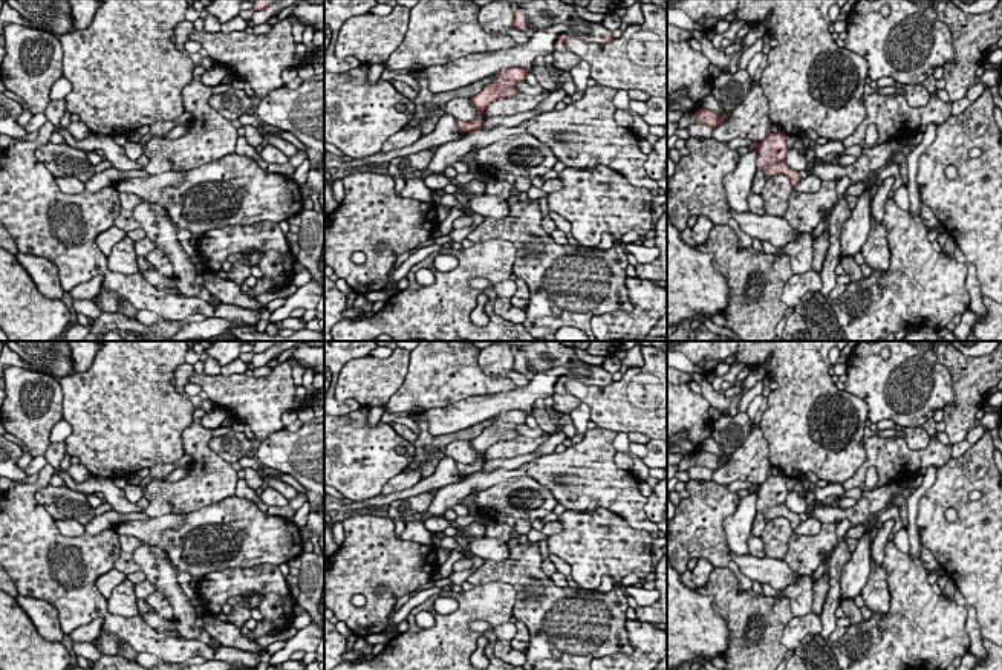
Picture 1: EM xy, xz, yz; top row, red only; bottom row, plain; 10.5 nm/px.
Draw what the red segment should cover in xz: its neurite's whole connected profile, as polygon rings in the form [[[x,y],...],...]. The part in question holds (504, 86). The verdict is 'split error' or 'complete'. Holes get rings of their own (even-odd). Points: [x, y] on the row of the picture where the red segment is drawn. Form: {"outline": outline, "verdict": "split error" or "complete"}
{"outline": [[[511,67],[497,72],[494,80],[486,84],[477,95],[471,96],[471,102],[479,112],[473,121],[456,119],[457,127],[468,133],[482,128],[483,119],[480,116],[485,109],[499,98],[509,98],[520,93],[516,87],[517,83],[526,81],[528,70],[523,67]]], "verdict": "complete"}

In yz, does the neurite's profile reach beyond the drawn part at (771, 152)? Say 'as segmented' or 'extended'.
as segmented

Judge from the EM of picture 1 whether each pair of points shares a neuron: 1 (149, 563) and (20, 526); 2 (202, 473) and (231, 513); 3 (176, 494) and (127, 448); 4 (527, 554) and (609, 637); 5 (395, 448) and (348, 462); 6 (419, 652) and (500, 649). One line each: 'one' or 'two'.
1: two
2: two
3: two
4: one
5: one
6: two

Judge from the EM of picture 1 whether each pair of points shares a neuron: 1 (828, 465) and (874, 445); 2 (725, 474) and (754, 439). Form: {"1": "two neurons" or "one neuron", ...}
{"1": "two neurons", "2": "one neuron"}

